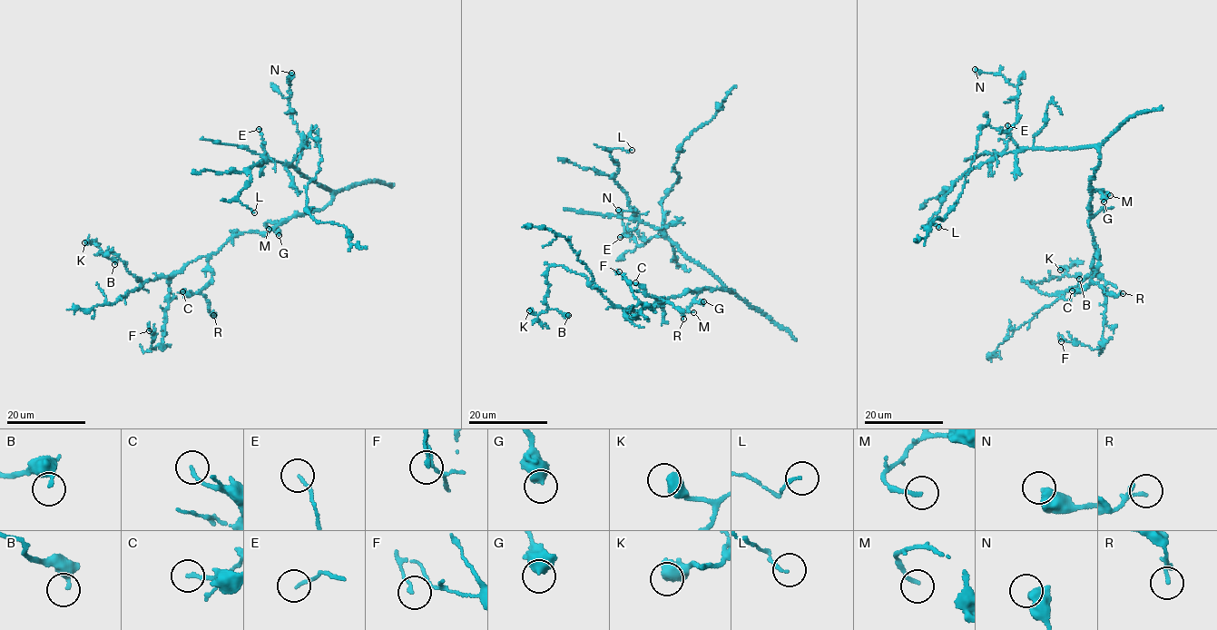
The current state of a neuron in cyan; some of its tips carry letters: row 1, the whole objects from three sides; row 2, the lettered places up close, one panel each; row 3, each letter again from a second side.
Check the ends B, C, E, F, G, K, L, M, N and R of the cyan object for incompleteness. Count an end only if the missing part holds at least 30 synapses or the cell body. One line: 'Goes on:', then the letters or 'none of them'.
Goes on: none of them

